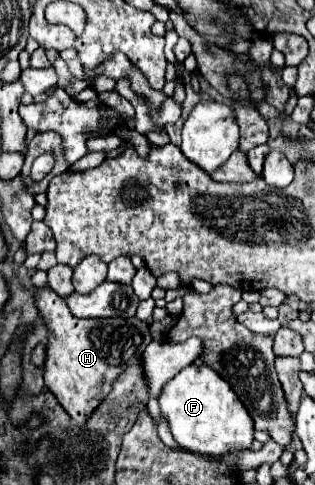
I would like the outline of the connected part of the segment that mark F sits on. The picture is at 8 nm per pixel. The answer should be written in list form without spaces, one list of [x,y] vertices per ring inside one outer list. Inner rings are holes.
[[[191,364],[171,378],[159,392],[161,414],[169,422],[173,438],[191,452],[227,454],[247,450],[253,442],[253,422],[237,394],[207,364]]]

